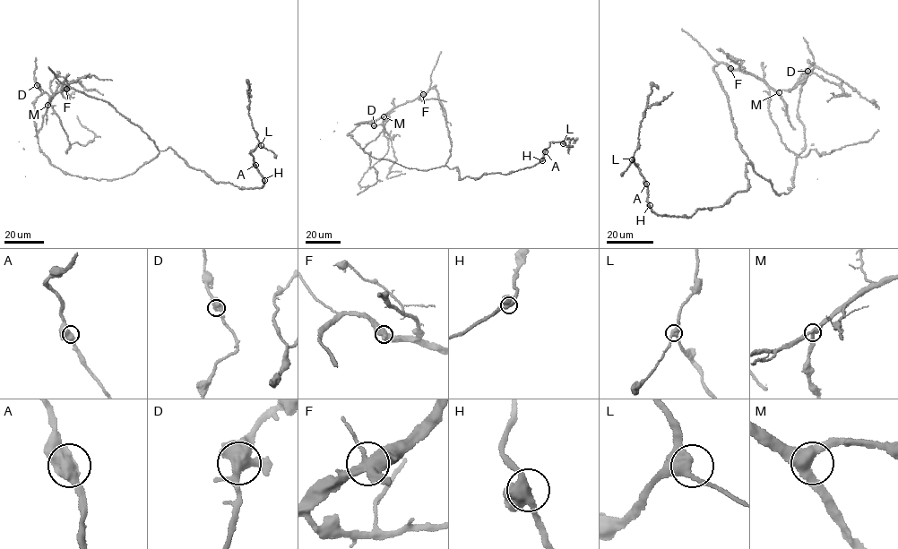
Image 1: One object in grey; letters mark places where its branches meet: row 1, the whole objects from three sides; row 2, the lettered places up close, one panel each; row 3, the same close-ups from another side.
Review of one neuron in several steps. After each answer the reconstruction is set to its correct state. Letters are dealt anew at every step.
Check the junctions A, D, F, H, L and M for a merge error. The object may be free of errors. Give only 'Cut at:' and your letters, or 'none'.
Cut at: none

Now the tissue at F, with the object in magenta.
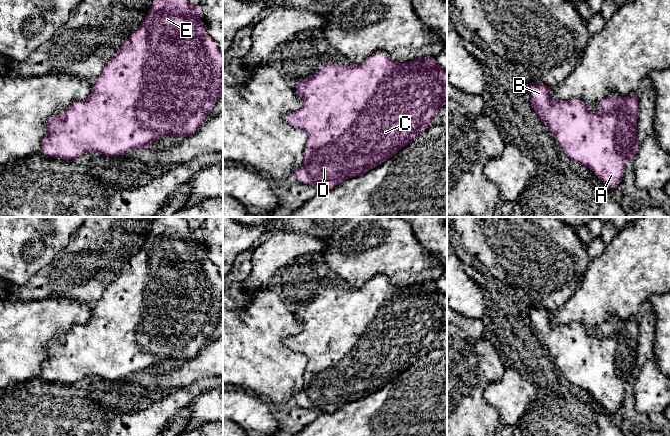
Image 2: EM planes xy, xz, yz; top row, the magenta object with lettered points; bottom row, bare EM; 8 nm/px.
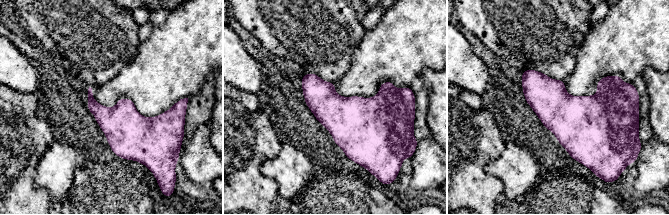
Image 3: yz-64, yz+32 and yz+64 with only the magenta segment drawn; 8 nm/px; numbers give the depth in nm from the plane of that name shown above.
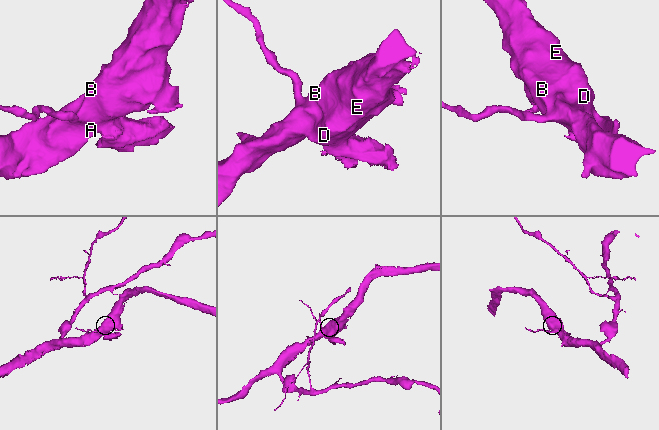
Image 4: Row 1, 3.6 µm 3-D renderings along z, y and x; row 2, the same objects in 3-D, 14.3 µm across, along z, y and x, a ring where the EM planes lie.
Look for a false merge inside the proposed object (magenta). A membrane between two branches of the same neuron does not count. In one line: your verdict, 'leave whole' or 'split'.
leave whole

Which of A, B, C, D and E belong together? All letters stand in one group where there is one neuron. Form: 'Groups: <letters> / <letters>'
Groups: A B C D E

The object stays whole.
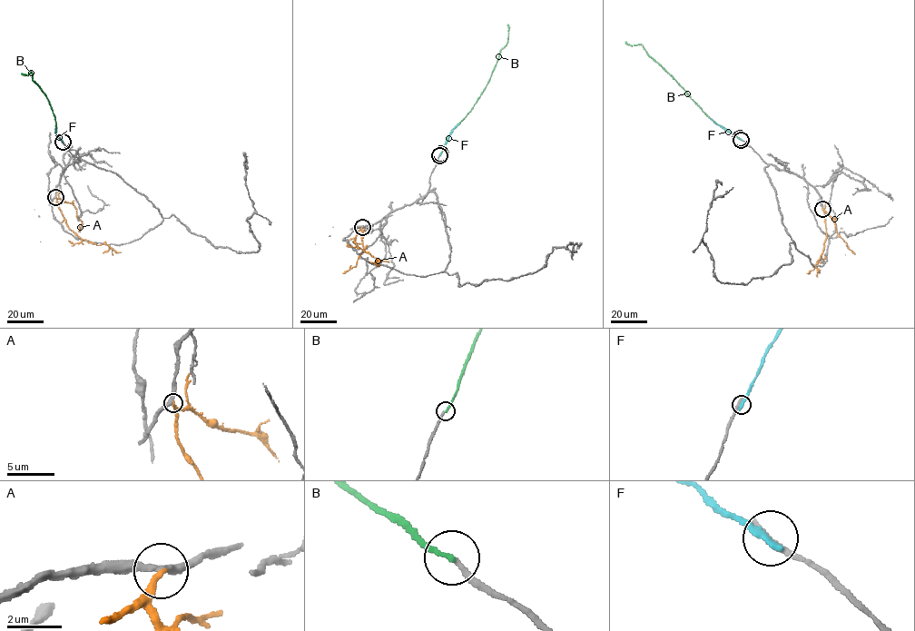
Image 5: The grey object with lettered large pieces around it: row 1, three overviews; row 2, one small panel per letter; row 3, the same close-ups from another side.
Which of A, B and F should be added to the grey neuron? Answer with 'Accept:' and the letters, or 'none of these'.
Accept: none of these

